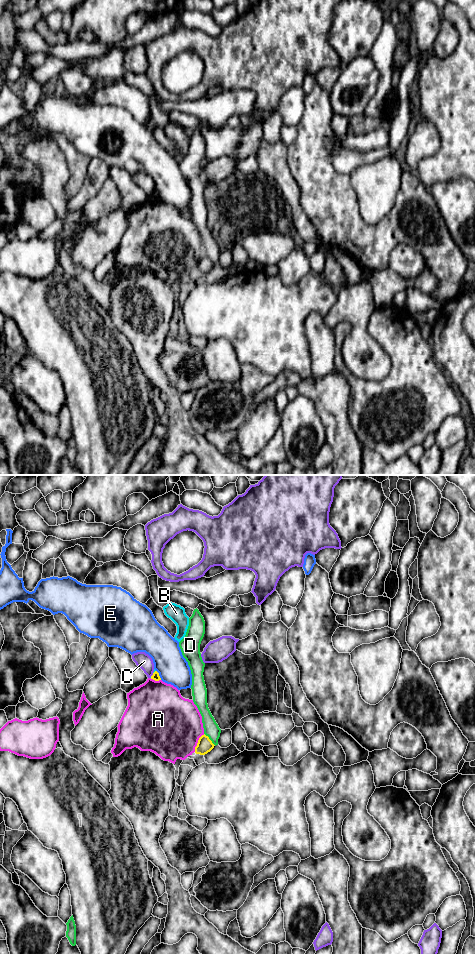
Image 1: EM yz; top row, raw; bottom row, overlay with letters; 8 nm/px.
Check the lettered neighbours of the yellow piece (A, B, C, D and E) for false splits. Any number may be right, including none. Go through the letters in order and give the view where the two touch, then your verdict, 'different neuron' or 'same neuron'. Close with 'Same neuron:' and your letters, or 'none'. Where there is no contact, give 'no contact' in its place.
A: yz | different neuron
B: yz | different neuron
C: yz | different neuron
D: yz | different neuron
E: yz | different neuron
Same neuron: none

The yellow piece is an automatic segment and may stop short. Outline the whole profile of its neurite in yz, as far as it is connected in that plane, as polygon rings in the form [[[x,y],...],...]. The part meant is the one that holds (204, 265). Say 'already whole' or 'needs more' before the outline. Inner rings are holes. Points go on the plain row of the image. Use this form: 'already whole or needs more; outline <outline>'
already whole; outline [[[204,254],[198,260],[197,266],[195,267],[195,273],[205,275],[210,272],[214,266],[215,265],[212,263],[209,257]]]

